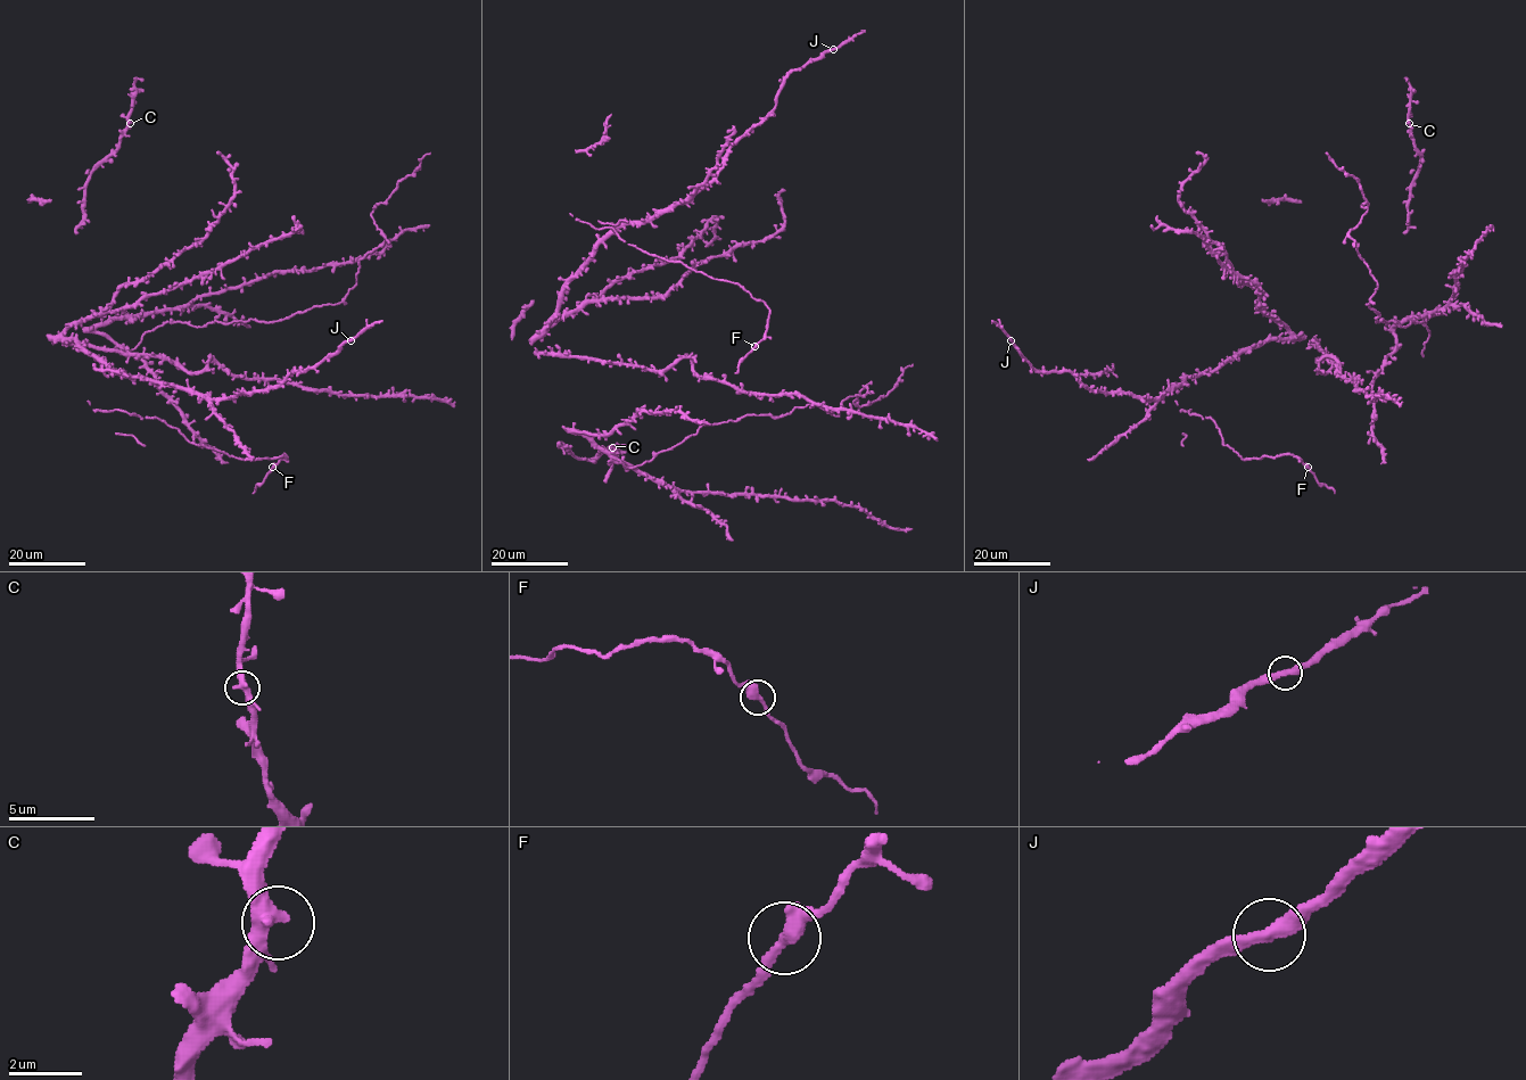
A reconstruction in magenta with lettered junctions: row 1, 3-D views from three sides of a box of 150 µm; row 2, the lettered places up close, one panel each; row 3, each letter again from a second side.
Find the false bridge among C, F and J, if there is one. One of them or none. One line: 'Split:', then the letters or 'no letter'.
Split: no letter

